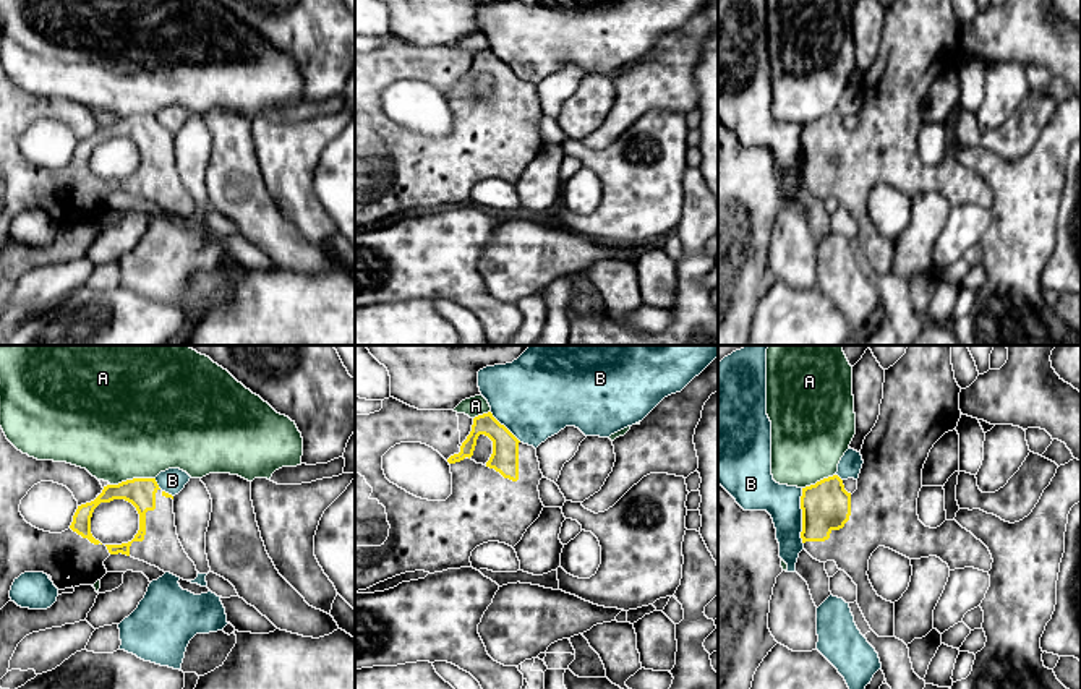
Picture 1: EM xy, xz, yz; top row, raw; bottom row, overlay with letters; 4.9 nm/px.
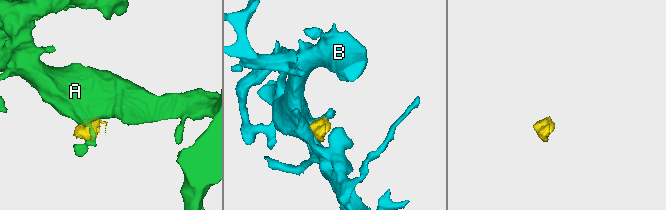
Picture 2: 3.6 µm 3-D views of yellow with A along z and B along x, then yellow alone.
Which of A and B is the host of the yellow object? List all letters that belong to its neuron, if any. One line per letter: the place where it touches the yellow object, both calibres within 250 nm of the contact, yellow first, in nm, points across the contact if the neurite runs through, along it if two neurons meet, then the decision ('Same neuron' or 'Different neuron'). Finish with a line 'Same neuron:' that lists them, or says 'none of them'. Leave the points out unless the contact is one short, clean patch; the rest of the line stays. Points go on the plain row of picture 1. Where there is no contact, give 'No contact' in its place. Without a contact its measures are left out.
A: Touches yellow at xy (133, 115). Thickness 140 nm (yellow) against 500 nm. Boundary: xy (154, 114), (133, 114), (111, 122). Different neuron
B: Touches yellow at yz (803, 153). Thickness 240 nm (yellow) against 190 nm. Boundary: yz (801, 125), (803, 180). Different neuron
Same neuron: none of them

